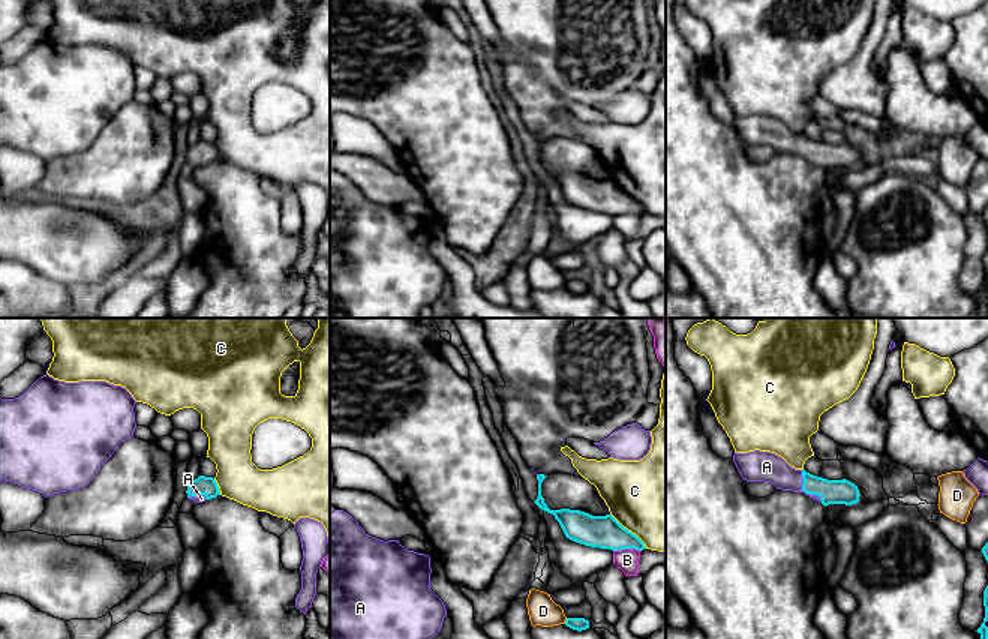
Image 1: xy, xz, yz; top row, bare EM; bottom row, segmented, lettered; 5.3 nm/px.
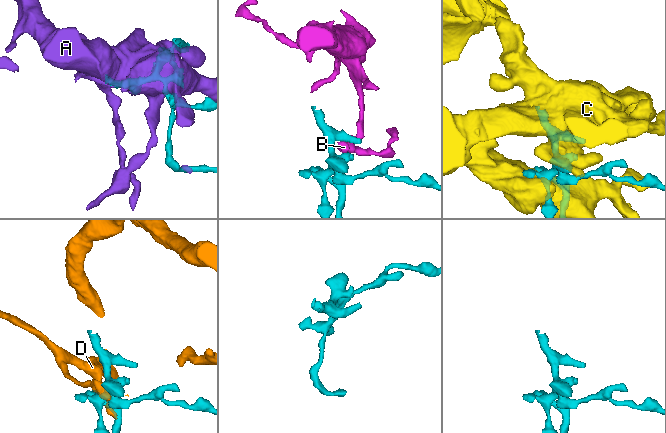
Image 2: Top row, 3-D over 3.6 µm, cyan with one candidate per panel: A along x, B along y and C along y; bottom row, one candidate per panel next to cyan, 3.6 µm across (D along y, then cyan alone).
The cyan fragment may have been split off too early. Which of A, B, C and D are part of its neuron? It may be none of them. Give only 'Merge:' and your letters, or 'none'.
Merge: A

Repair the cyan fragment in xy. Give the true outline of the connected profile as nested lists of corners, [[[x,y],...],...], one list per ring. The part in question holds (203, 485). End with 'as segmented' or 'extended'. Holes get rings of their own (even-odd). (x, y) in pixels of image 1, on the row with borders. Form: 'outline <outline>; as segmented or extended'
outline [[[199,476],[198,478],[189,482],[186,494],[187,498],[196,504],[216,498],[220,495],[220,490],[213,477]]]; extended

